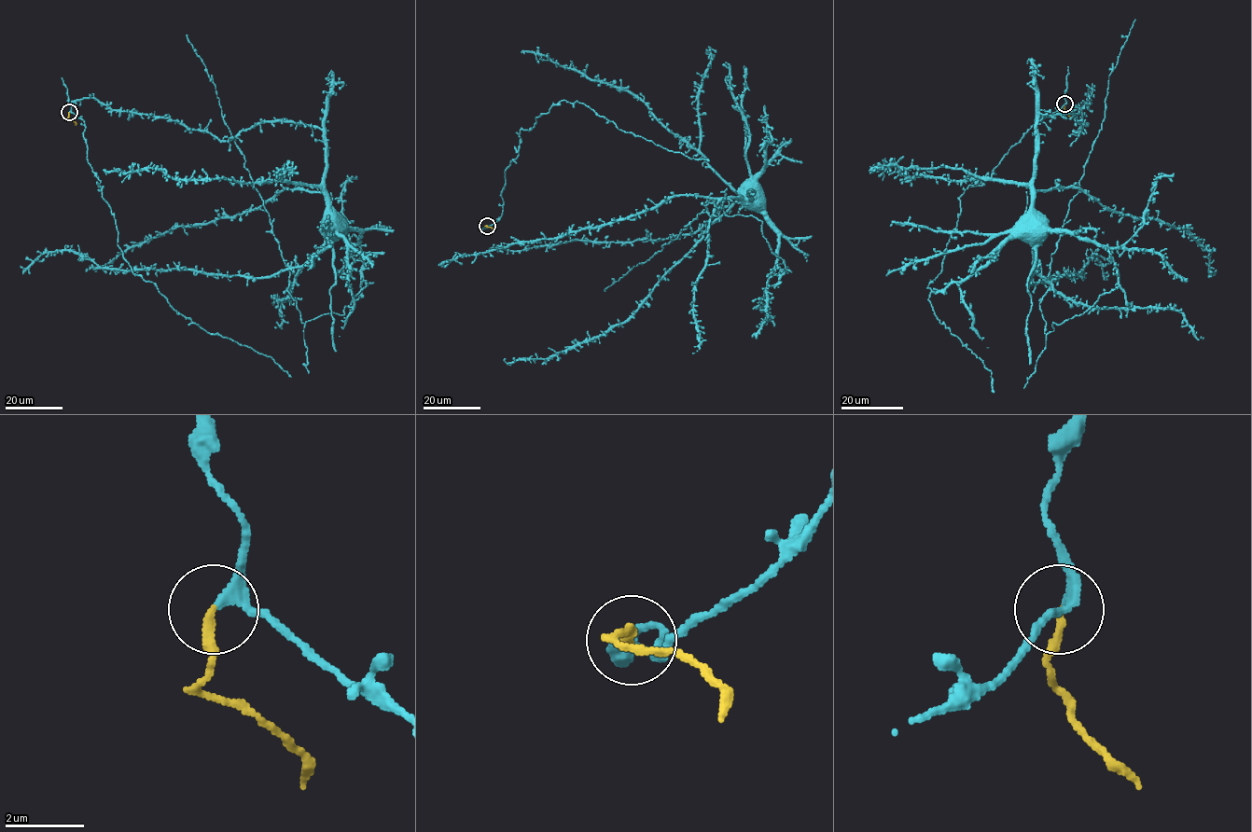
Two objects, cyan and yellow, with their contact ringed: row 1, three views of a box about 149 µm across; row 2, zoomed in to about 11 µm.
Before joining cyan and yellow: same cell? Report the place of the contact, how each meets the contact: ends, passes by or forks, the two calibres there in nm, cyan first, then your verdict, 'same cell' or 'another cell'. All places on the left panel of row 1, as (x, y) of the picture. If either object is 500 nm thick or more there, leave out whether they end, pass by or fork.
(69, 112) | cyan passes by | yellow ends | 190/240 nm | another cell

